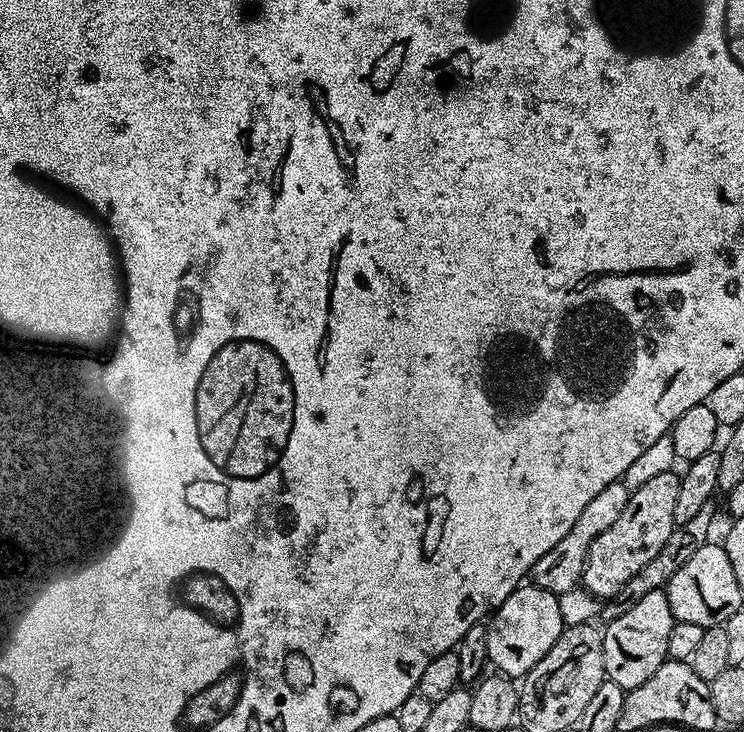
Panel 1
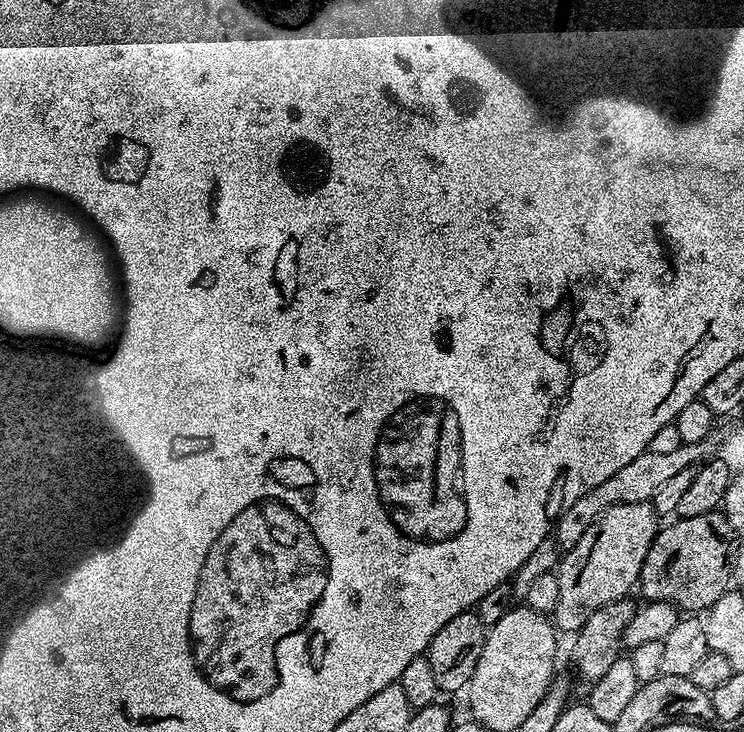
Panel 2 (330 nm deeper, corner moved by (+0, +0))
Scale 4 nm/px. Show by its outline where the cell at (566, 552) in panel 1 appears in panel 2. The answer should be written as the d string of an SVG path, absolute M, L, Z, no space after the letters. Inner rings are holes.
M710 435L697 444L680 443L678 450L667 452L667 454L654 454L649 451L638 454L638 458L634 458L634 462L622 466L622 470L618 470L618 474L606 478L606 482L601 482L599 486L594 486L594 490L586 490L586 494L582 494L582 498L578 498L578 502L574 502L574 506L570 506L561 514L560 519L554 524L556 543L564 550L574 547L578 538L582 538L582 534L586 534L586 530L591 524L610 506L651 501L658 486L663 485L674 474L686 470L687 467L697 467L705 458L711 457L717 448L717 437Z

